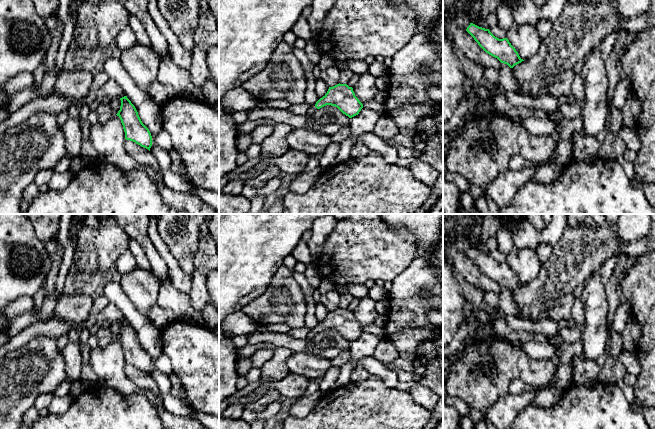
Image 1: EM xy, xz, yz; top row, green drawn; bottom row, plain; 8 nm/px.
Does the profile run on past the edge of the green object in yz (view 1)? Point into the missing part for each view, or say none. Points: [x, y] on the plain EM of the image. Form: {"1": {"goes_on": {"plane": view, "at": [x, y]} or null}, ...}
{"1": {"goes_on": null}}

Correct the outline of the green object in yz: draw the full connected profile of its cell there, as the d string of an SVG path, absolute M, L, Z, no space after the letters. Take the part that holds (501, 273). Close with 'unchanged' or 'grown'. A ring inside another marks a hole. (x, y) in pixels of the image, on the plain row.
M470 247L466 255L486 277L497 282L501 287L507 288L510 292L524 285L507 262L499 263L489 253L473 247Z; unchanged

